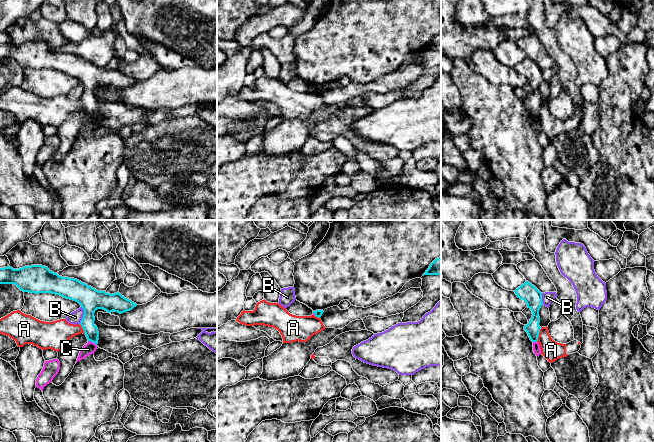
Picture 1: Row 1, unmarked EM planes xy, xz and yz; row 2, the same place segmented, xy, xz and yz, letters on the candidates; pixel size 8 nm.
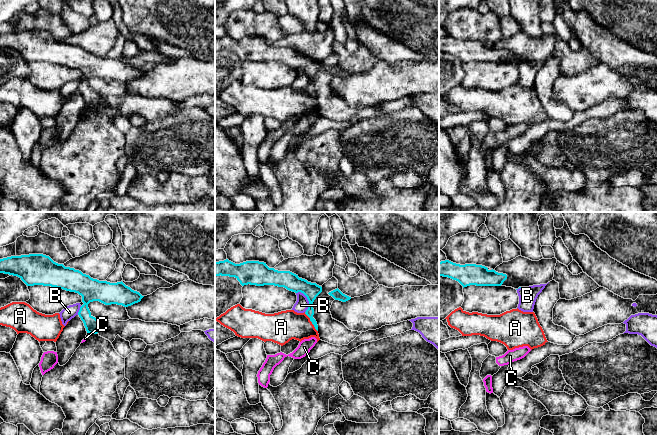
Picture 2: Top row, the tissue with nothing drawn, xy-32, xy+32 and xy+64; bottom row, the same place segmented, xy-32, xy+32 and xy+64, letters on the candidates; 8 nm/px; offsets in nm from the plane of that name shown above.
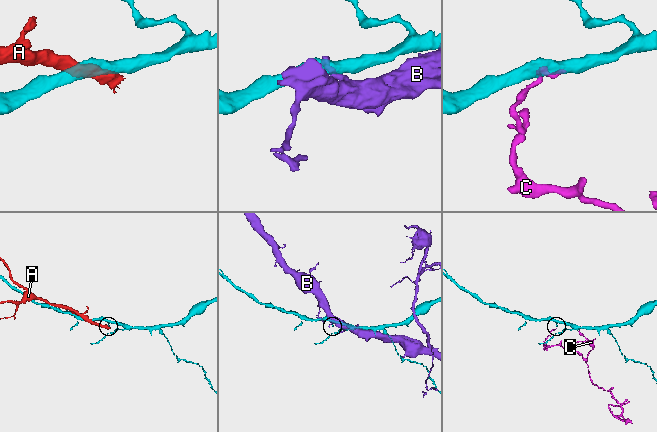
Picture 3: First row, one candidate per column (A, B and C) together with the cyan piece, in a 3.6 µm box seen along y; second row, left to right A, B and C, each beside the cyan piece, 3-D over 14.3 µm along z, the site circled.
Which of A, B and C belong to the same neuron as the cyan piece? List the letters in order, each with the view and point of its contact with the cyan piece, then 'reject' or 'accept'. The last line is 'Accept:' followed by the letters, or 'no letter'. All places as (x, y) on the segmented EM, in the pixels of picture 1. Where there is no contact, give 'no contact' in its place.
A: meets cyan in yz at (538, 335); reject
B: meets cyan in xy at (83, 315); reject
C: meets cyan in xy at (92, 341); reject
Accept: no letter

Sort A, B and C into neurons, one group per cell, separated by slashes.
A / B / C

